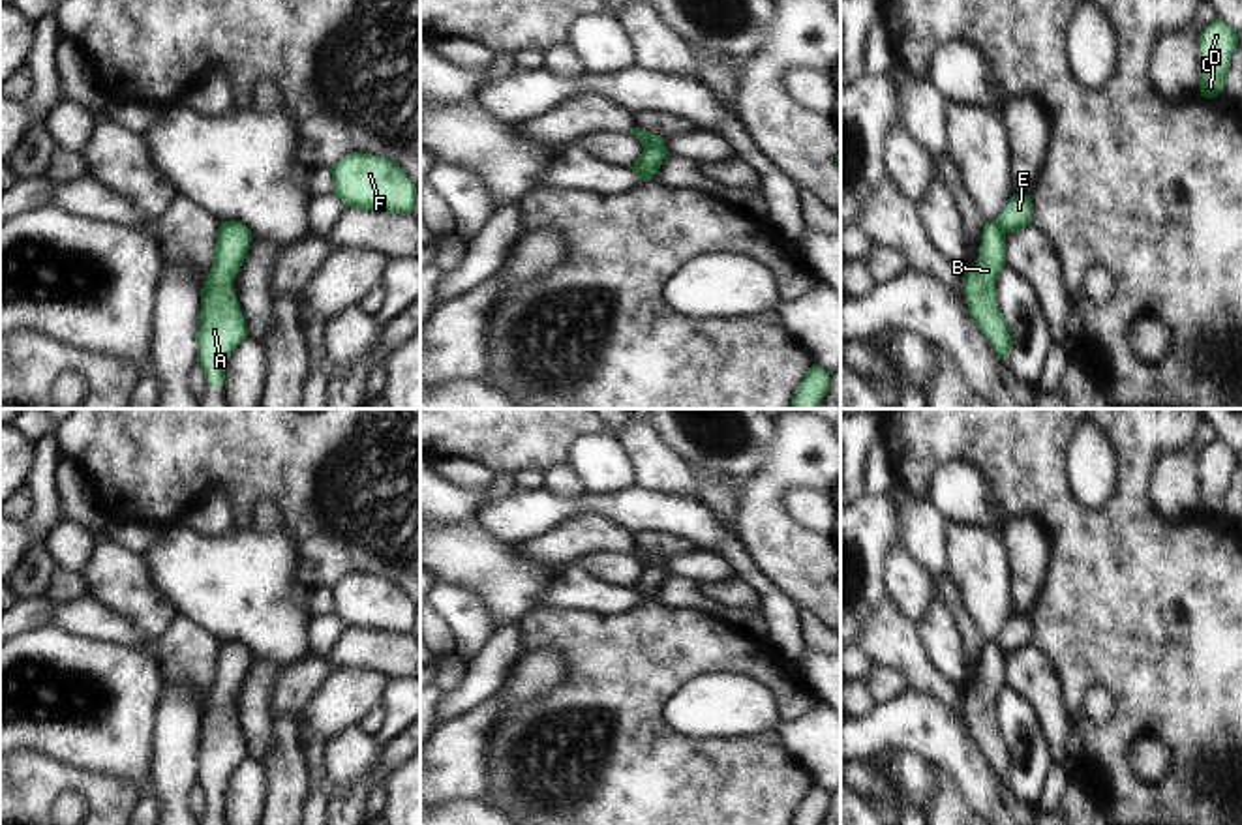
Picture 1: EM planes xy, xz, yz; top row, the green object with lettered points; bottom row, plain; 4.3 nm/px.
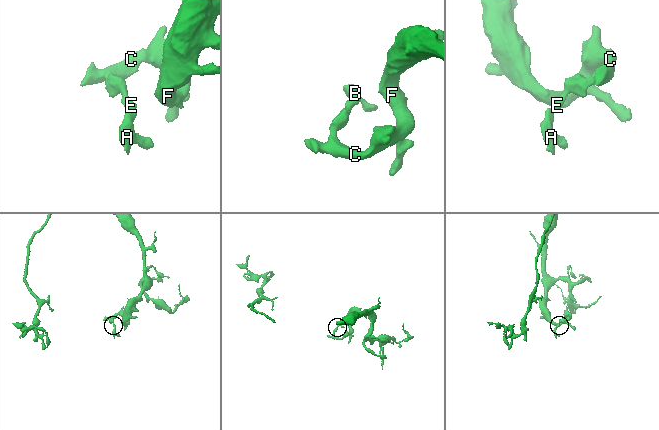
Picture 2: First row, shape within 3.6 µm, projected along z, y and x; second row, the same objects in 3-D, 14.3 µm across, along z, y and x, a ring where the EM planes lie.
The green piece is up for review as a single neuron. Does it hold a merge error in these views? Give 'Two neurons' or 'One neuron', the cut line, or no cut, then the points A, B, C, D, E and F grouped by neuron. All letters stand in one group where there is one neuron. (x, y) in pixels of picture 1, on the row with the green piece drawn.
Two neurons. Split along xz (663, 147), (650, 145), (644, 149). Groups: A B / C D E F

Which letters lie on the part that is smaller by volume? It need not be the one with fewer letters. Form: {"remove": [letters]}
{"remove": ["A", "B"]}

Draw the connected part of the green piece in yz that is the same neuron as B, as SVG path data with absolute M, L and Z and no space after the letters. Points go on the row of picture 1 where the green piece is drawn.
M985 221L979 257L974 270L964 270L962 289L968 313L998 358L1007 360L1013 336L998 309L994 283L1006 266L1006 232L996 221Z

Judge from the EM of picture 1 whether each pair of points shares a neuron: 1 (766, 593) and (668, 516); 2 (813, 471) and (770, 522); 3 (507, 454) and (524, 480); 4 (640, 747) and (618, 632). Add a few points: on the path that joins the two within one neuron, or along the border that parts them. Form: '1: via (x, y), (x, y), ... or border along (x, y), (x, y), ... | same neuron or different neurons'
1: via (743, 567), (711, 533), (695, 522) | same neuron
2: via (796, 471), (770, 494), (770, 505) | same neuron
3: border along (543, 471), (516, 469), (513, 473) | different neurons
4: via (620, 719), (618, 660) | same neuron

